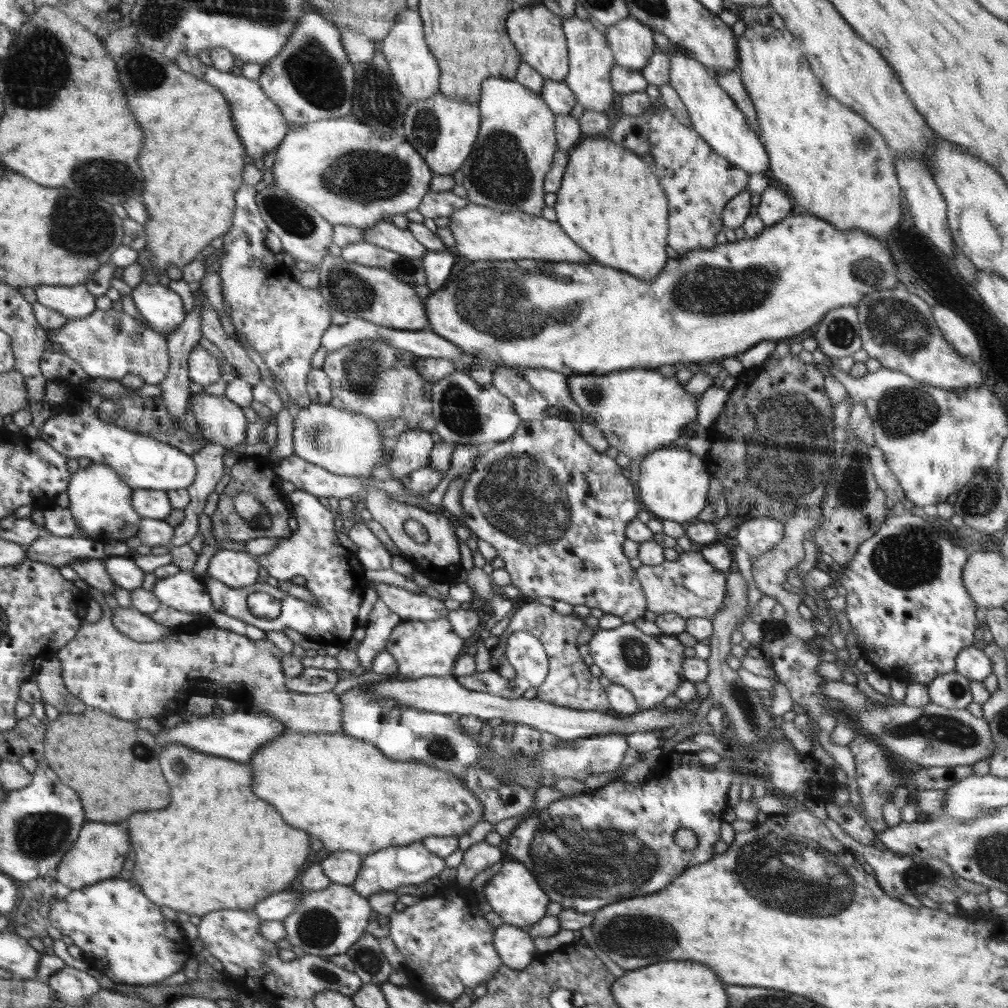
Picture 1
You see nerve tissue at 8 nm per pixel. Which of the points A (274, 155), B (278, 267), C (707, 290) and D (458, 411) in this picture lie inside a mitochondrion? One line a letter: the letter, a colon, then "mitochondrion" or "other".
A: other
B: other
C: mitochondrion
D: mitochondrion

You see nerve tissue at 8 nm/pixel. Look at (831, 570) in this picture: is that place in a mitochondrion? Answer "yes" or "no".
no

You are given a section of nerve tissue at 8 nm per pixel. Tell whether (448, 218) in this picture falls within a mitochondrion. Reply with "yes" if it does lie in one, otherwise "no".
no

